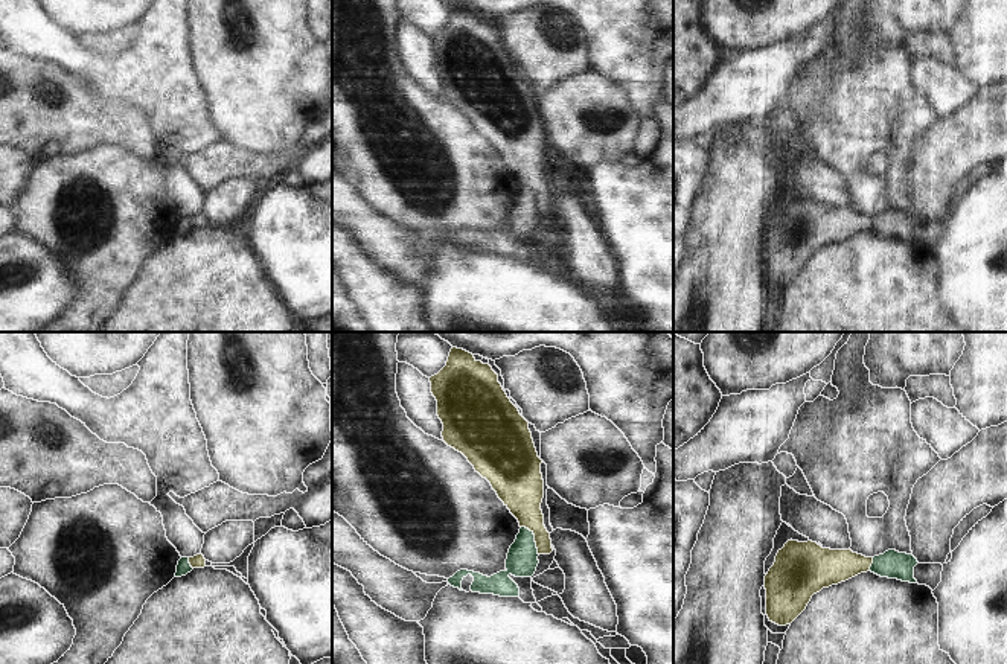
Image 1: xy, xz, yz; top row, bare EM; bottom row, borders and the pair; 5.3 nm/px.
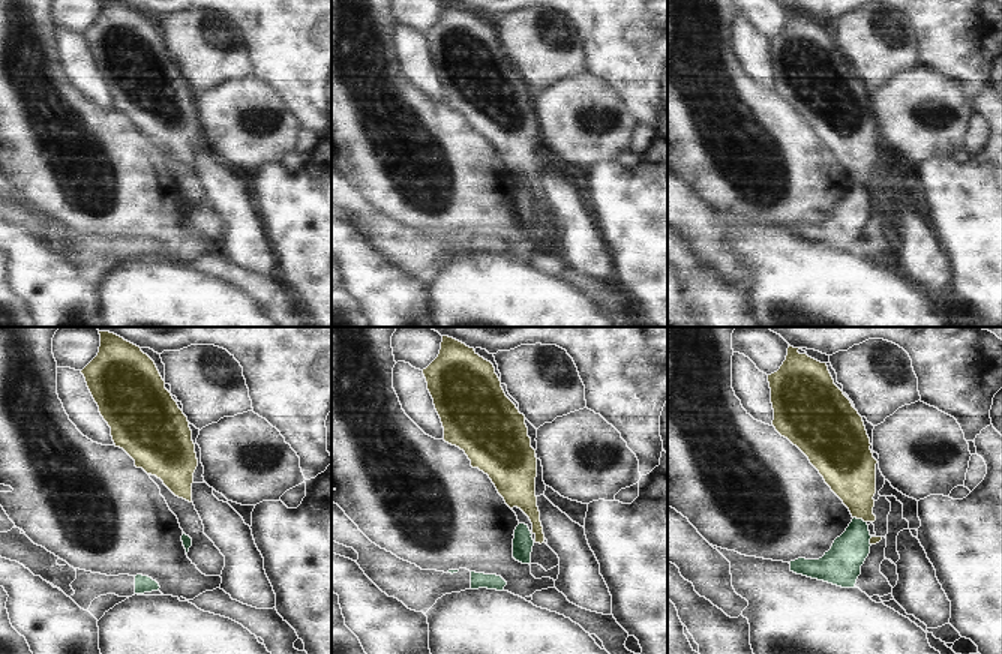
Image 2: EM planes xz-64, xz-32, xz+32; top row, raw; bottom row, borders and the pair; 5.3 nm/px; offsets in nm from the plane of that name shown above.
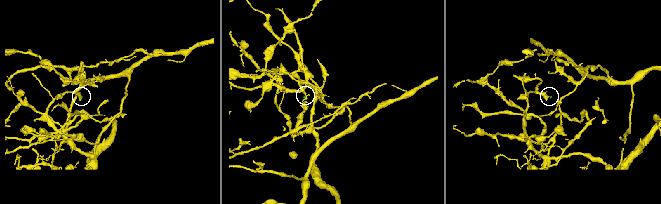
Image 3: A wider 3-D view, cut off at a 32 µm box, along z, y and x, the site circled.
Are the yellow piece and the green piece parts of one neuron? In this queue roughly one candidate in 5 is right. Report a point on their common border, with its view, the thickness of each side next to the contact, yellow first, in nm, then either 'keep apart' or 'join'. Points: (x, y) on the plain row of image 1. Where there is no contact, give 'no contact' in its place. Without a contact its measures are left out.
xz (535, 198) | 220/160 nm | keep apart

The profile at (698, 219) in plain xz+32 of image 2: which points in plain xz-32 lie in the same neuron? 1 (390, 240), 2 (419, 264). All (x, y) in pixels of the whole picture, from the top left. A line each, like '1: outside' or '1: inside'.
1: inside
2: inside

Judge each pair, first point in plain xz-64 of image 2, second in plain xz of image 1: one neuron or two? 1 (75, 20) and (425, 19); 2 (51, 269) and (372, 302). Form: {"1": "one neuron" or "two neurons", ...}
{"1": "one neuron", "2": "one neuron"}

